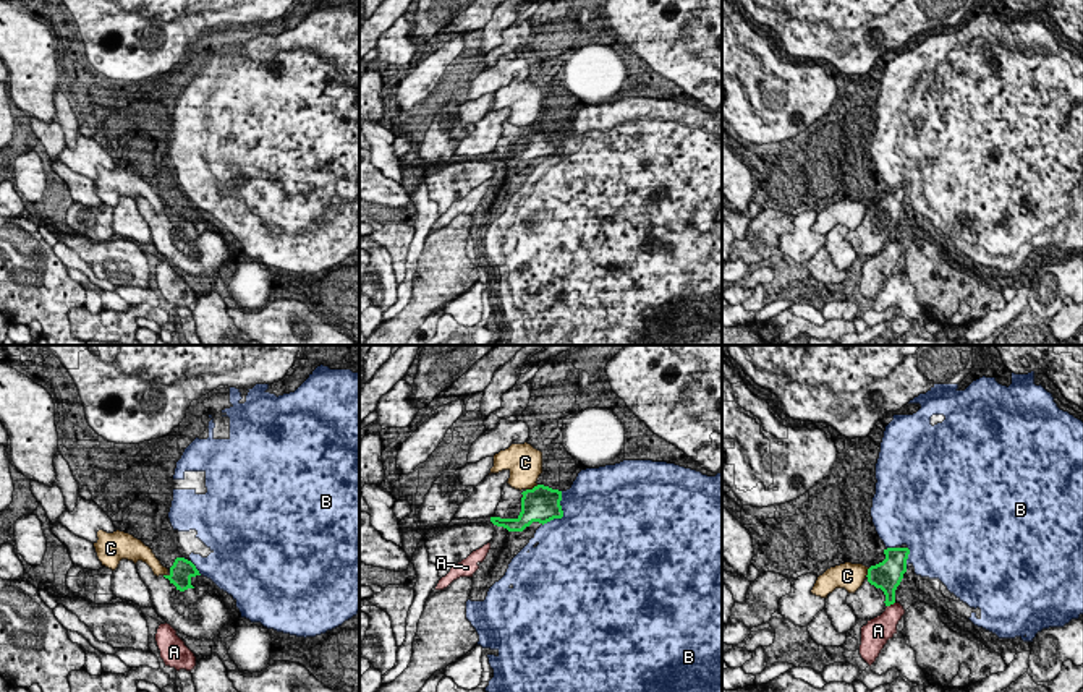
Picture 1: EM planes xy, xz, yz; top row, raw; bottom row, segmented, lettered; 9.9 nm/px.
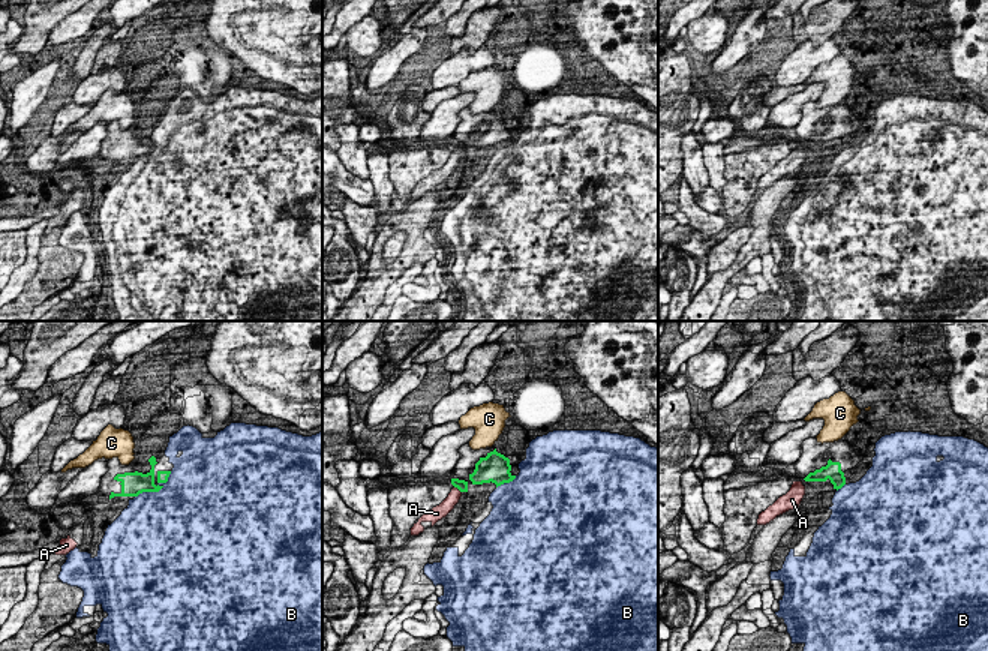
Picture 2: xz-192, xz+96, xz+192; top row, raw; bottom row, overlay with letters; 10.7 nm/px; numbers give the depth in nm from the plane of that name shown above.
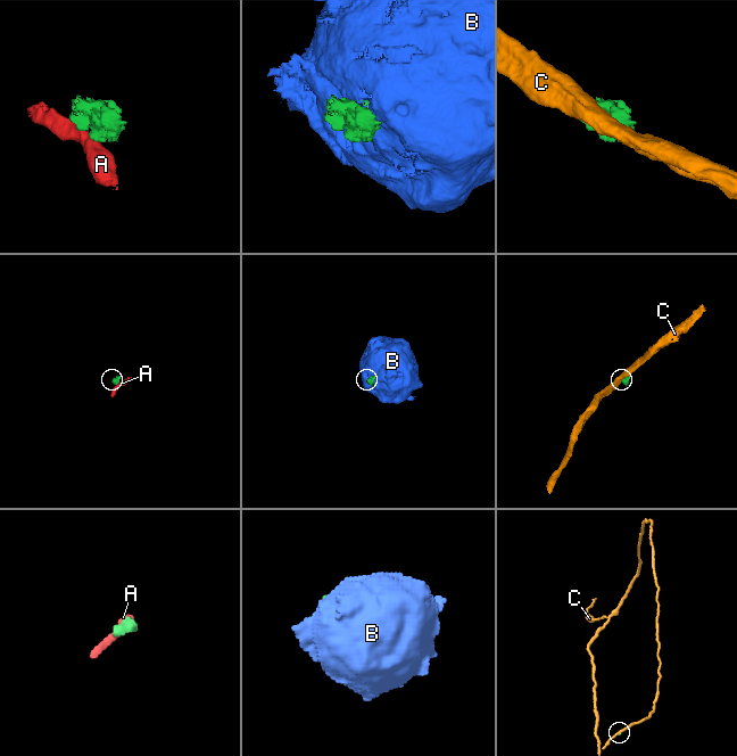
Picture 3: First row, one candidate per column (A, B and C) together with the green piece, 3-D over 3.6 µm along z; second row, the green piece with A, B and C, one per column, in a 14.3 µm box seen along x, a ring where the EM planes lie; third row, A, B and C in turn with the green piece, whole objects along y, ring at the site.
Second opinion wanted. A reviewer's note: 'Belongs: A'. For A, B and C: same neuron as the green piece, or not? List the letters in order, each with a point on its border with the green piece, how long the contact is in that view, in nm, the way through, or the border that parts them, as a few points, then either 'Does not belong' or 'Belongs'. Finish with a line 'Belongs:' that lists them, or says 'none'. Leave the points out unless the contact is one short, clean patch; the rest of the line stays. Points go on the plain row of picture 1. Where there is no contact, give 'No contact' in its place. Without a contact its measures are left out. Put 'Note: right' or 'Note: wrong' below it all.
A: Touches green at yz (891, 240). Shared border 100 nm. Boundary: yz (894, 239), (887, 243). Does not belong
B: Touches green at xz (562, 151). Shared border 400 nm. Does not belong
C: Touches green at xz (533, 125). Shared border 140 nm. Boundary: xz (538, 122), (526, 127). Does not belong
Belongs: none
Note: wrong

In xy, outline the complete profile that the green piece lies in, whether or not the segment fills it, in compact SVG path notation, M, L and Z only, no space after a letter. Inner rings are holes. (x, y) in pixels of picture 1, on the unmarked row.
M176 194L168 212L155 212L142 199L136 199L138 211L146 220L152 245L176 269L193 276L227 276L236 269L231 246L214 229L199 229L191 216L201 212L196 203Z

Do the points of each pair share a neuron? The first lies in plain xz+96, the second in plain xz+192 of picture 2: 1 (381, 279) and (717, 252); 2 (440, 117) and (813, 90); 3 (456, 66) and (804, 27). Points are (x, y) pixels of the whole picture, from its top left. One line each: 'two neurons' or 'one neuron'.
1: two neurons
2: one neuron
3: two neurons

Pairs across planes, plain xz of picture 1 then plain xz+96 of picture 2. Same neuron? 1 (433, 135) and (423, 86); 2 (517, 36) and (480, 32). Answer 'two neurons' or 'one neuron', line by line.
1: one neuron
2: one neuron

